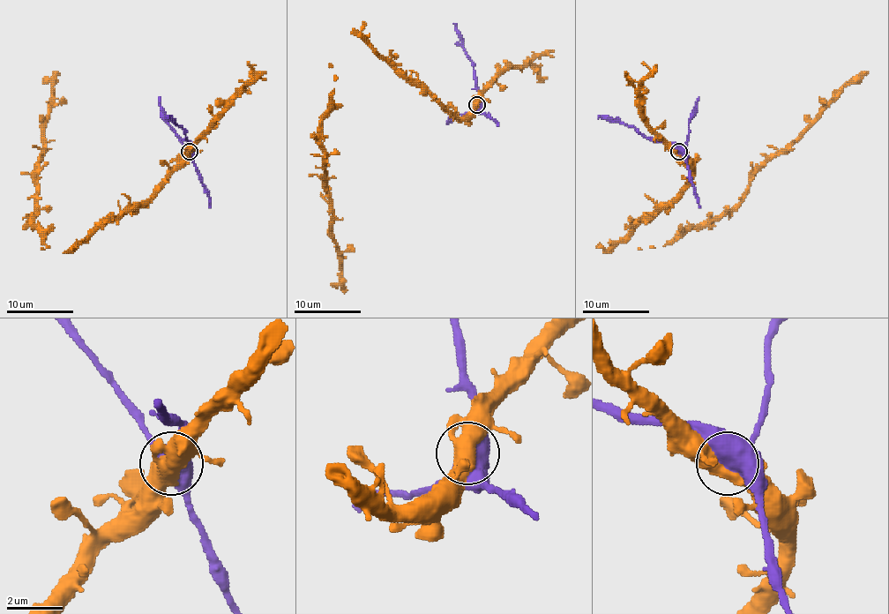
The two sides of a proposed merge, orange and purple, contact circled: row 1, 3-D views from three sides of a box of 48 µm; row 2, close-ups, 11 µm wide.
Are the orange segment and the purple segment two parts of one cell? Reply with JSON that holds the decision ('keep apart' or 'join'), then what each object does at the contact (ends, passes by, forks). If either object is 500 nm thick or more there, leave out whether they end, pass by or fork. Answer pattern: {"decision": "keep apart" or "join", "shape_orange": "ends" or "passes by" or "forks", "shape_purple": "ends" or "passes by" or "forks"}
{"decision": "keep apart"}

